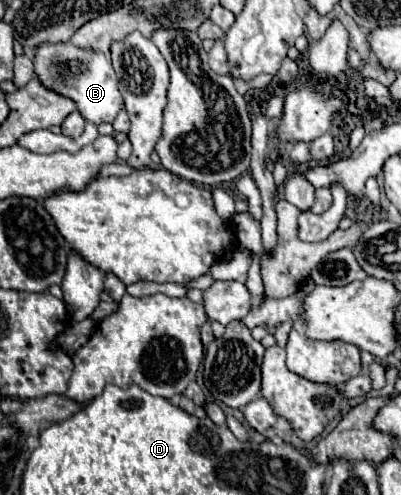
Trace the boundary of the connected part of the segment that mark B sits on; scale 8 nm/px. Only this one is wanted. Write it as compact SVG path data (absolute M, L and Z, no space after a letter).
M58 42L58 44L40 44L36 46L34 54L34 76L40 80L40 84L64 98L70 98L78 112L92 124L104 124L112 122L116 114L124 108L122 94L118 90L118 78L114 78L114 68L110 66L110 58L102 52L88 50L88 48L76 48L70 42Z

